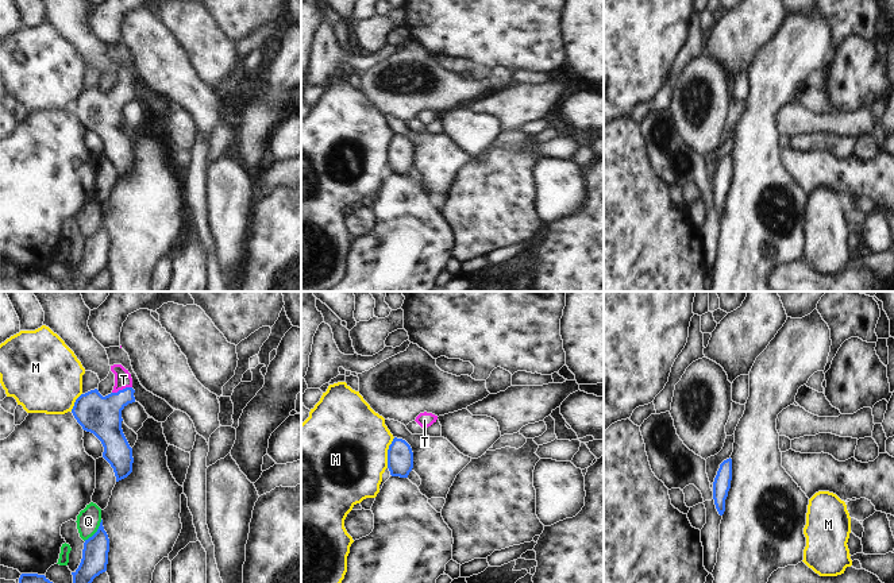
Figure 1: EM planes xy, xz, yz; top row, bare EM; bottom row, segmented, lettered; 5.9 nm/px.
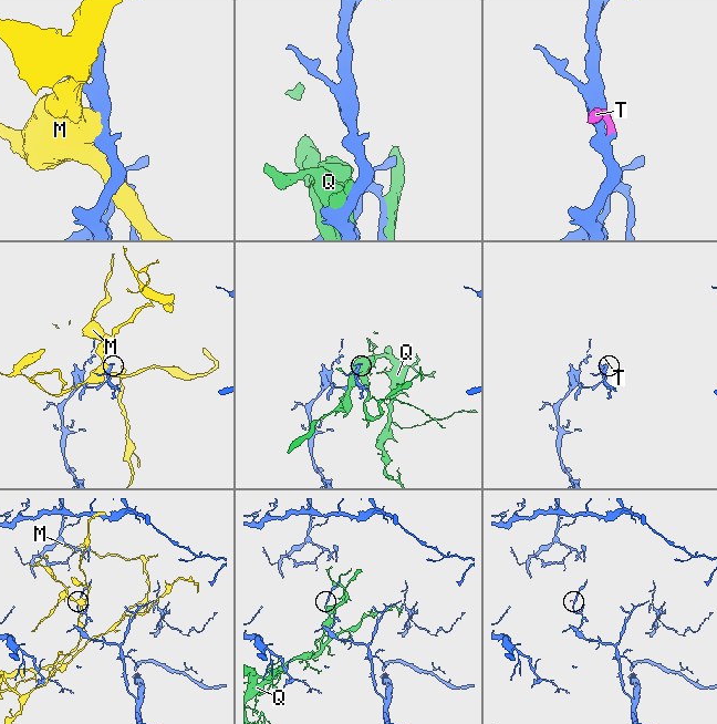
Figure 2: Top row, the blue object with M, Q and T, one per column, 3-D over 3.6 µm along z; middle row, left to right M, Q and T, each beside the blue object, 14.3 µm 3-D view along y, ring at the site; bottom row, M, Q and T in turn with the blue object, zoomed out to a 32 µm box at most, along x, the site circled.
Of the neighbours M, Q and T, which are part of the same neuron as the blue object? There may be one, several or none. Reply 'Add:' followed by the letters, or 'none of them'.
Add: T

